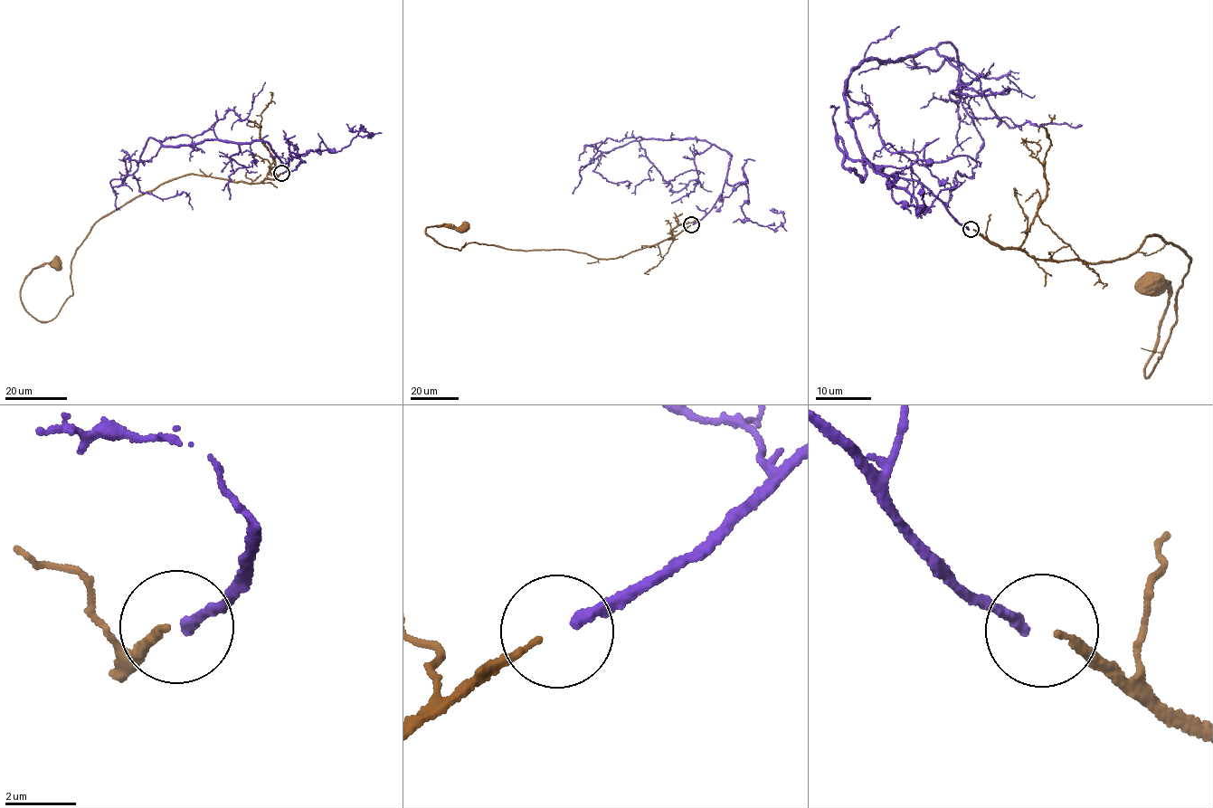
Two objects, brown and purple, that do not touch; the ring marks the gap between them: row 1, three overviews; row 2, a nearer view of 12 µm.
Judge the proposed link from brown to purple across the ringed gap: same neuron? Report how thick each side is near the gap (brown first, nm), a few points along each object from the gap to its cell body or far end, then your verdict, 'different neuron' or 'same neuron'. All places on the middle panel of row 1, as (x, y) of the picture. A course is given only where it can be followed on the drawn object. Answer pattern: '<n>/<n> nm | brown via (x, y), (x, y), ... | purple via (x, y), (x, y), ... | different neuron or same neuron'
170/280 nm | brown via (690, 225), (606, 260), (474, 242), (459, 251), (425, 232), (440, 224), (463, 227) | purple via (693, 224), (722, 193), (729, 154), (690, 137), (639, 142), (669, 190), (697, 180), (712, 192) | same neuron

